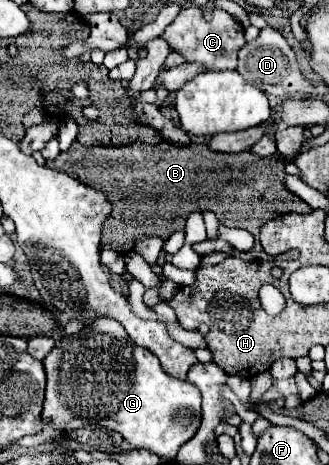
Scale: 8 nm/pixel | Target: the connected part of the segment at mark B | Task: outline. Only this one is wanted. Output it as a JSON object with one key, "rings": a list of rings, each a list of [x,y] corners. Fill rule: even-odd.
{"rings":[[[73,141],[65,153],[53,161],[47,161],[47,167],[107,191],[109,201],[113,201],[113,211],[103,225],[101,249],[113,249],[125,255],[141,237],[159,237],[167,241],[175,231],[185,229],[189,213],[203,209],[213,211],[225,227],[247,229],[255,238],[255,249],[250,252],[243,253],[237,249],[234,249],[233,255],[212,252],[201,257],[198,268],[220,263],[230,256],[245,260],[275,260],[259,245],[261,225],[285,211],[313,211],[285,187],[283,181],[287,173],[283,157],[257,157],[251,155],[251,151],[229,155],[213,153],[207,145],[199,143],[177,147],[167,141],[159,141],[155,145],[133,143],[129,147],[85,147],[79,141]]]}

